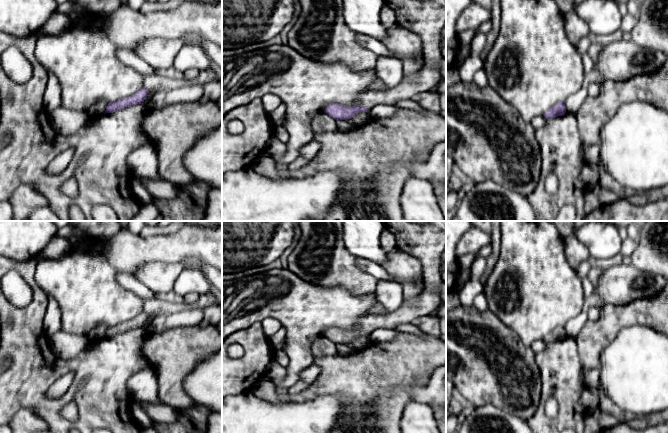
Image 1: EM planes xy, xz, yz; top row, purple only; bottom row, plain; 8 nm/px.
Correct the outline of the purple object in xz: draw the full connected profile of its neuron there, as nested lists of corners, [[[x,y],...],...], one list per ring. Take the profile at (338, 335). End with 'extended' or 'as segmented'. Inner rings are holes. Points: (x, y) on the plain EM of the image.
[[[383,221],[386,230],[396,239],[396,248],[416,257],[423,267],[422,281],[425,284],[423,292],[414,299],[404,300],[401,306],[393,312],[384,315],[367,314],[363,316],[355,330],[348,331],[338,327],[327,330],[324,337],[337,344],[348,344],[359,336],[370,336],[379,329],[394,329],[399,324],[411,323],[414,319],[429,315],[441,303],[439,293],[436,291],[442,283],[441,265],[442,253],[446,248],[446,221],[427,221],[425,224],[414,224],[409,221]]]; extended

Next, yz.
[[[559,326],[555,328],[552,332],[547,334],[543,340],[549,343],[549,342],[555,342],[557,340],[562,340],[565,337],[566,337],[566,332],[564,326]]]; as segmented

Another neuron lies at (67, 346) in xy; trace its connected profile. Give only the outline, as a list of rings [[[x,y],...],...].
[[[63,330],[50,336],[52,349],[62,360],[74,359],[88,343],[87,336],[70,334]]]

